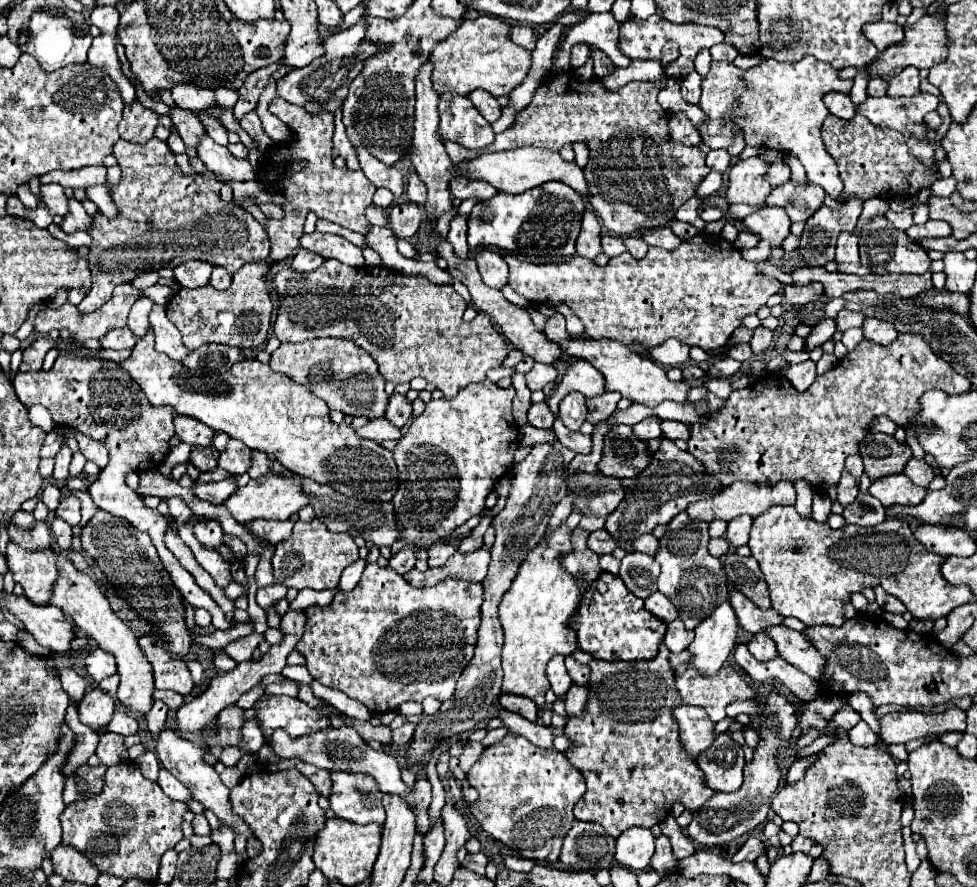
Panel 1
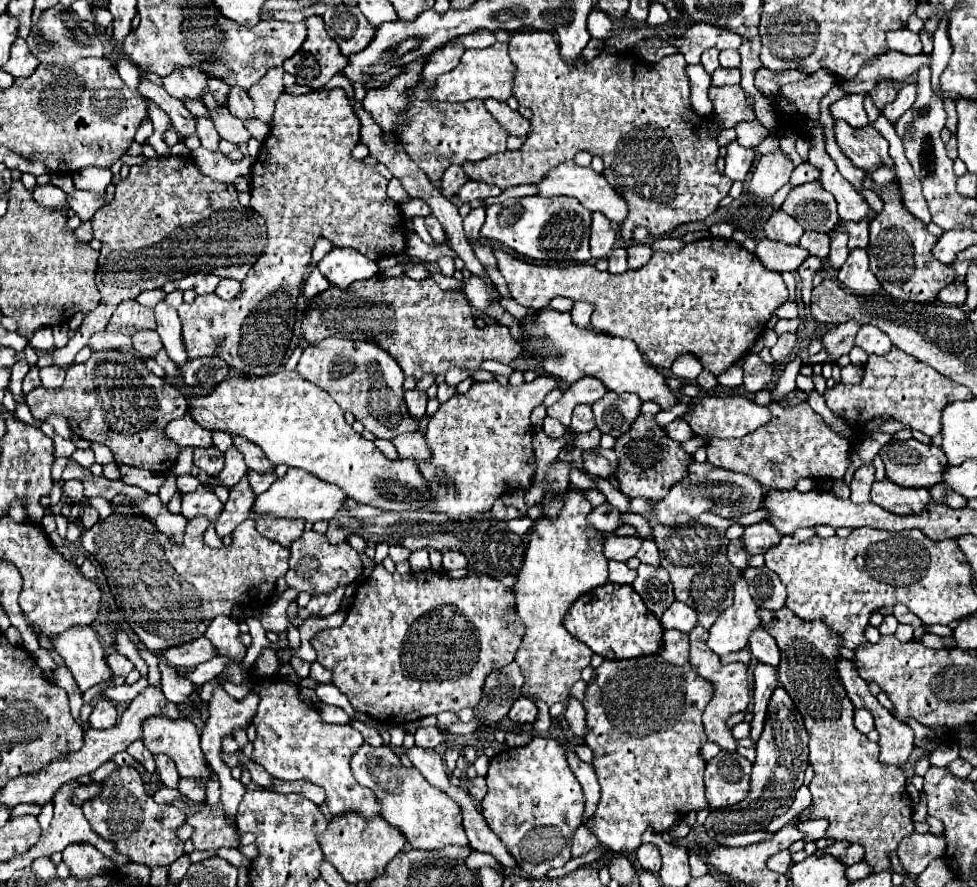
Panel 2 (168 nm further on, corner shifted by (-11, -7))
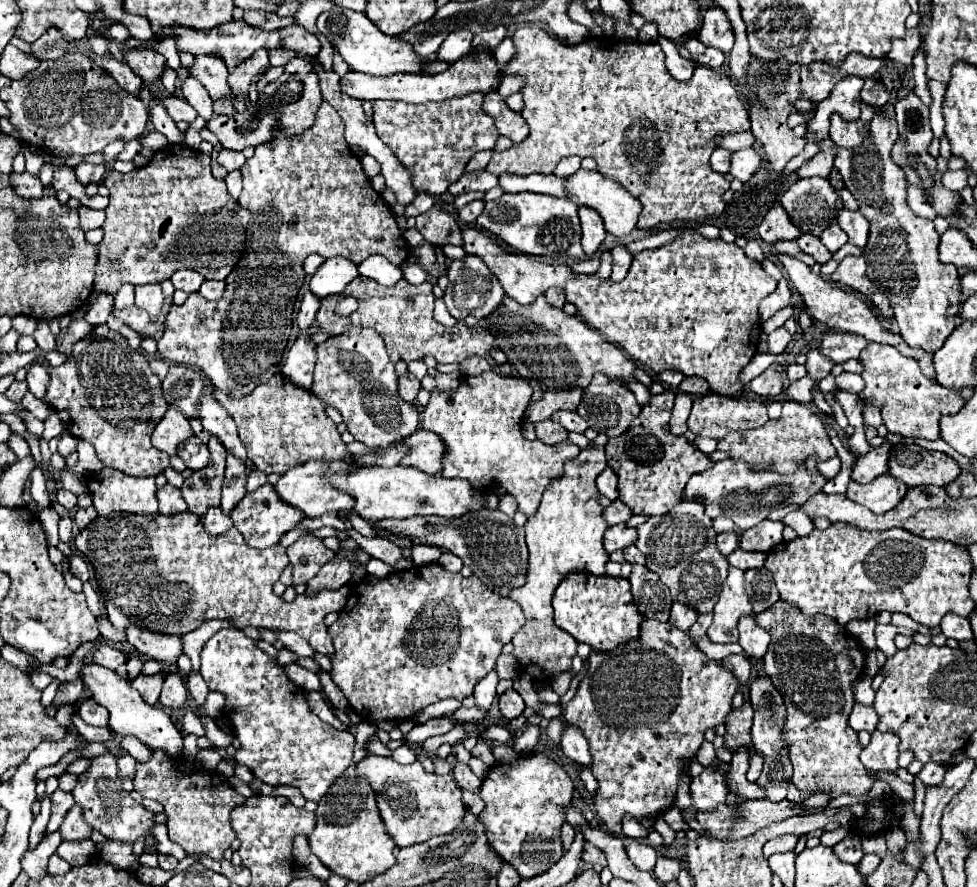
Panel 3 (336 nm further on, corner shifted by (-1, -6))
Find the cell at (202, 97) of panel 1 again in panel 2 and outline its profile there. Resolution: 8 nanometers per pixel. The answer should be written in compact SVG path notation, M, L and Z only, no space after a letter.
M178 67L170 75L162 77L162 87L176 99L198 99L202 101L202 91L208 89L206 75L196 67Z

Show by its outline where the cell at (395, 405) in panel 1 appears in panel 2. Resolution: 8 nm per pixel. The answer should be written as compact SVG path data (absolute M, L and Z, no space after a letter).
M418 389L406 391L406 393L404 393L404 399L406 399L406 405L408 405L412 417L422 419L424 413L426 413L426 401L428 401L426 391L418 391Z

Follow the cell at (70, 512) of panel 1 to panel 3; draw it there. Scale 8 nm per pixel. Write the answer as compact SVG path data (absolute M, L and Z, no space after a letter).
M80 508L76 514L74 514L74 522L78 524L78 528L86 528L92 520L96 518L96 510L94 508Z

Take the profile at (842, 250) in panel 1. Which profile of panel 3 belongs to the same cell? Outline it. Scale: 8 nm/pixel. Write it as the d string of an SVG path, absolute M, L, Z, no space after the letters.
M846 256L836 272L830 276L834 282L840 282L844 286L850 286L856 292L862 292L864 296L868 296L870 302L874 302L874 306L878 306L882 310L884 318L892 318L892 310L888 306L888 300L882 292L878 292L874 288L874 284L868 280L866 276L866 262L862 256Z

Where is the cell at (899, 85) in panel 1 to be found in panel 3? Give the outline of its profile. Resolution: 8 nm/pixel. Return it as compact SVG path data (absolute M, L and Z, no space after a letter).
M894 104L876 108L870 122L870 138L866 138L862 146L848 150L834 144L834 166L840 170L846 188L860 202L858 210L870 220L870 236L862 250L868 264L868 278L888 296L906 344L936 352L956 328L954 316L960 312L960 282L956 268L938 260L940 236L934 224L914 216L906 204L904 172L890 158L890 148L896 138Z

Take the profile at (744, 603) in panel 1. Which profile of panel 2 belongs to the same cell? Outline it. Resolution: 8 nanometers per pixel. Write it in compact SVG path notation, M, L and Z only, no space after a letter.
M788 607L778 611L760 609L760 619L782 653L776 669L778 681L798 707L810 735L808 761L814 769L810 783L812 819L824 817L830 821L826 837L864 845L864 861L870 863L874 871L888 869L888 853L896 851L898 841L914 831L912 799L906 793L904 771L900 767L882 765L878 761L878 743L870 743L866 735L854 729L854 705L836 669L840 647L844 647L842 637L828 629L824 621L804 621Z

